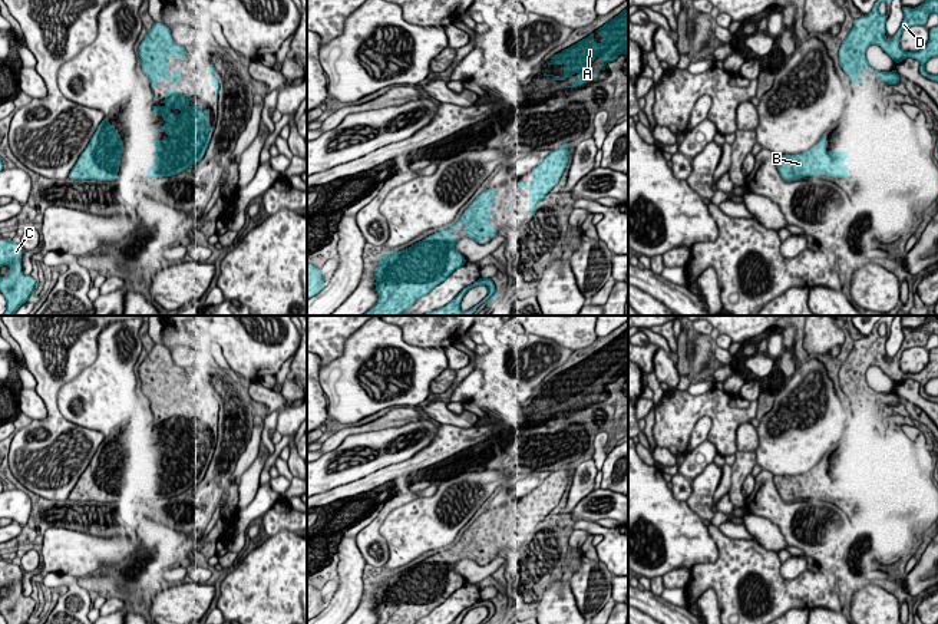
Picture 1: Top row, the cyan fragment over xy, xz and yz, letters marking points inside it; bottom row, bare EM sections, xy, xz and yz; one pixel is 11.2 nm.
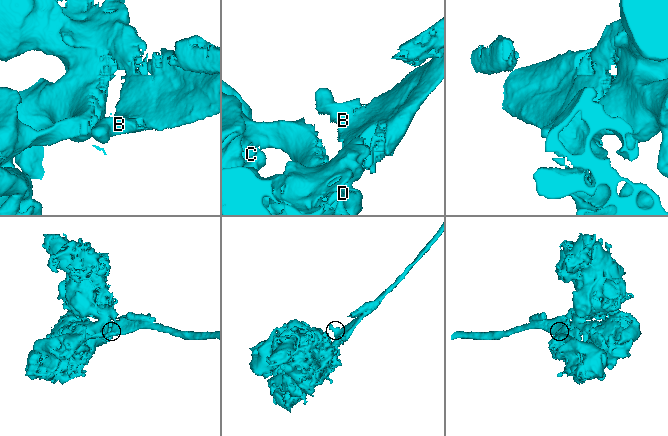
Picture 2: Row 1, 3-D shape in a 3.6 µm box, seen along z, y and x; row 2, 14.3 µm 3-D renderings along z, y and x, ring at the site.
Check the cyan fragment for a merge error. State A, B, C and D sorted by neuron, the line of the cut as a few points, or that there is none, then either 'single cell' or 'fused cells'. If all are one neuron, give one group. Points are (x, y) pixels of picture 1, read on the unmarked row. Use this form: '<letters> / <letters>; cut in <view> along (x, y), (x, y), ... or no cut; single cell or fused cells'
A B C D; no cut; single cell

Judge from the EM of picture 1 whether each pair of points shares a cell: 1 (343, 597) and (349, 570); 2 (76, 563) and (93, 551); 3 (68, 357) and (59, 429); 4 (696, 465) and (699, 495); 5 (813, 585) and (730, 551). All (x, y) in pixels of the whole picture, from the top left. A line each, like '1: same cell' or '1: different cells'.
1: same cell
2: same cell
3: same cell
4: different cells
5: same cell

